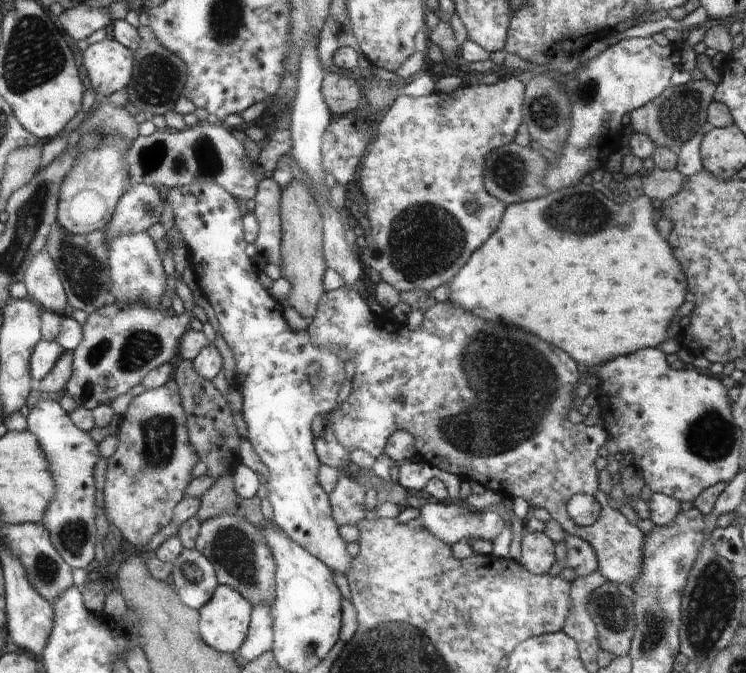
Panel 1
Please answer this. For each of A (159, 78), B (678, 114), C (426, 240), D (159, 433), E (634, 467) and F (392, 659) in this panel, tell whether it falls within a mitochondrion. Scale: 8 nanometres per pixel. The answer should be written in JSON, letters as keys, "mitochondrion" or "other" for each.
{"A":"mitochondrion","B":"mitochondrion","C":"mitochondrion","D":"mitochondrion","E":"other","F":"mitochondrion"}

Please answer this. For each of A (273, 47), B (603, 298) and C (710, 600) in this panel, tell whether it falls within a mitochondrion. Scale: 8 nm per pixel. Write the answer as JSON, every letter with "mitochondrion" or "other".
{"A":"other","B":"other","C":"mitochondrion"}

